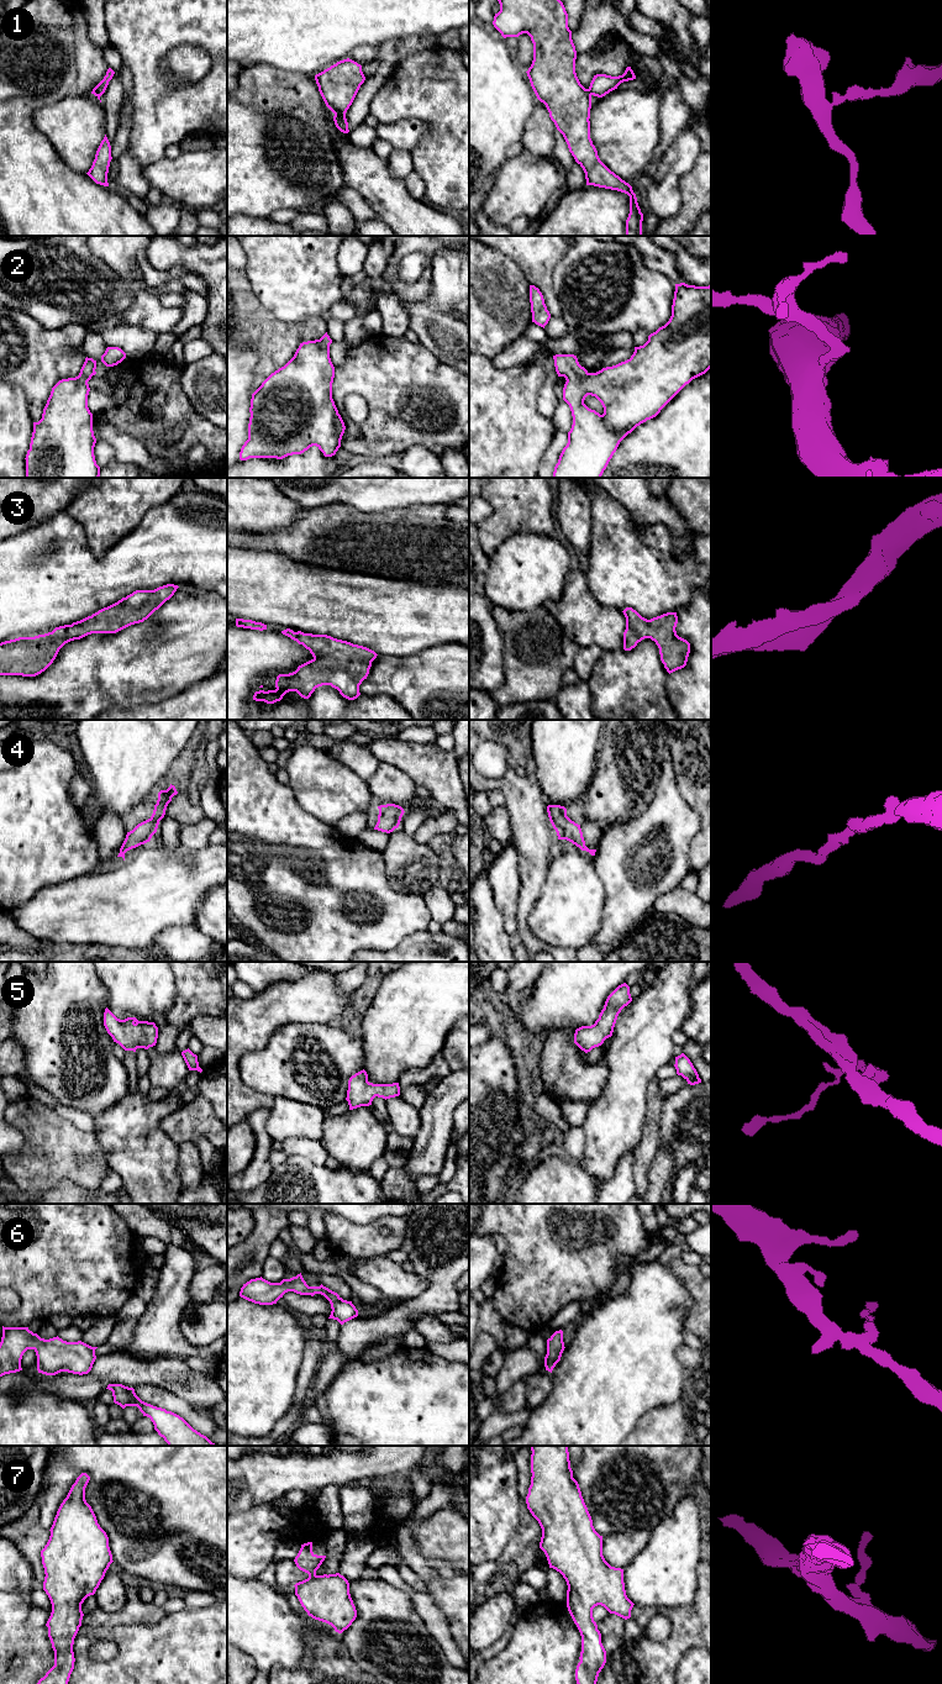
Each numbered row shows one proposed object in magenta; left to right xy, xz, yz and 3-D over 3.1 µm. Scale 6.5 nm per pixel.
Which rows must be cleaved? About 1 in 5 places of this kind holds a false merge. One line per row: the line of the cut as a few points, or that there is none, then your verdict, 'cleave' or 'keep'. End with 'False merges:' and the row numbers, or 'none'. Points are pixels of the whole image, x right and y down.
1: cut xz (335, 114), (345, 115); cleave
2: cut none; keep
3: cut none; keep
4: cut none; keep
5: cut none; keep
6: cut none; keep
7: cut none; keep
False merges: 1

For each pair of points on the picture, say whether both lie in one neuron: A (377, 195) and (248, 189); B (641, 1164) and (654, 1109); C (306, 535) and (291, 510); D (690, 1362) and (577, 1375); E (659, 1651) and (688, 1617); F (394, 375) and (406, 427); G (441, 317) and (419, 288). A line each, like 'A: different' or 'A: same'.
A: different
B: same
C: different
D: different
E: same
F: same
G: different

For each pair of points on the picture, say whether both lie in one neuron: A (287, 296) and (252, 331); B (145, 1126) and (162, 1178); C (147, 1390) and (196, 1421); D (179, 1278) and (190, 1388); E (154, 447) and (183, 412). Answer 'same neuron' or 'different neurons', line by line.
A: different neurons
B: same neuron
C: same neuron
D: different neurons
E: same neuron

